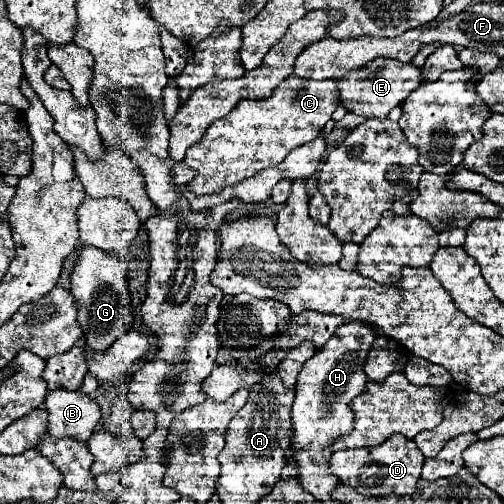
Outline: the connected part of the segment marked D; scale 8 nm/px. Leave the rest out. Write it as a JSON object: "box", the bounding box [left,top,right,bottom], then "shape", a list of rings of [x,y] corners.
{"box":[330,435,424,497],"shape":[[[392,435],[382,445],[370,449],[342,449],[336,451],[330,459],[330,471],[340,479],[340,483],[354,487],[358,493],[368,497],[380,495],[410,495],[420,479],[424,455],[418,451],[412,439],[404,435]]]}

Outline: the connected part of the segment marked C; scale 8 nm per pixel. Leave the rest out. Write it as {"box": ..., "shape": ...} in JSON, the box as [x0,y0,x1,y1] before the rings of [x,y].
{"box":[184,75,340,195],"shape":[[[296,75],[282,79],[268,99],[240,101],[230,115],[218,119],[218,123],[212,123],[212,127],[206,129],[200,143],[186,151],[184,163],[196,171],[188,189],[196,195],[220,193],[224,187],[238,185],[262,169],[282,163],[292,149],[316,139],[322,133],[322,127],[338,105],[340,99],[334,79],[314,81]]]}

